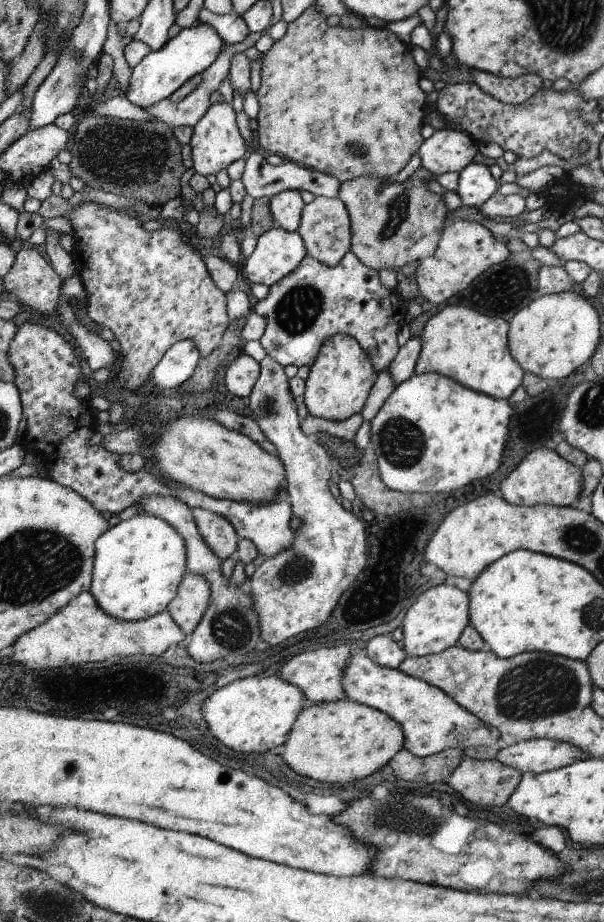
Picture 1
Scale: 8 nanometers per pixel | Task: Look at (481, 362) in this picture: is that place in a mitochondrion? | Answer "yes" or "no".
no

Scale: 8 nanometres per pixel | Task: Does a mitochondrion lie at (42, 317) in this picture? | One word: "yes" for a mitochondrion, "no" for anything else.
no

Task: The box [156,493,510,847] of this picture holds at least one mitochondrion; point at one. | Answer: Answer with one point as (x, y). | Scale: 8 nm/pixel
(389, 816)

